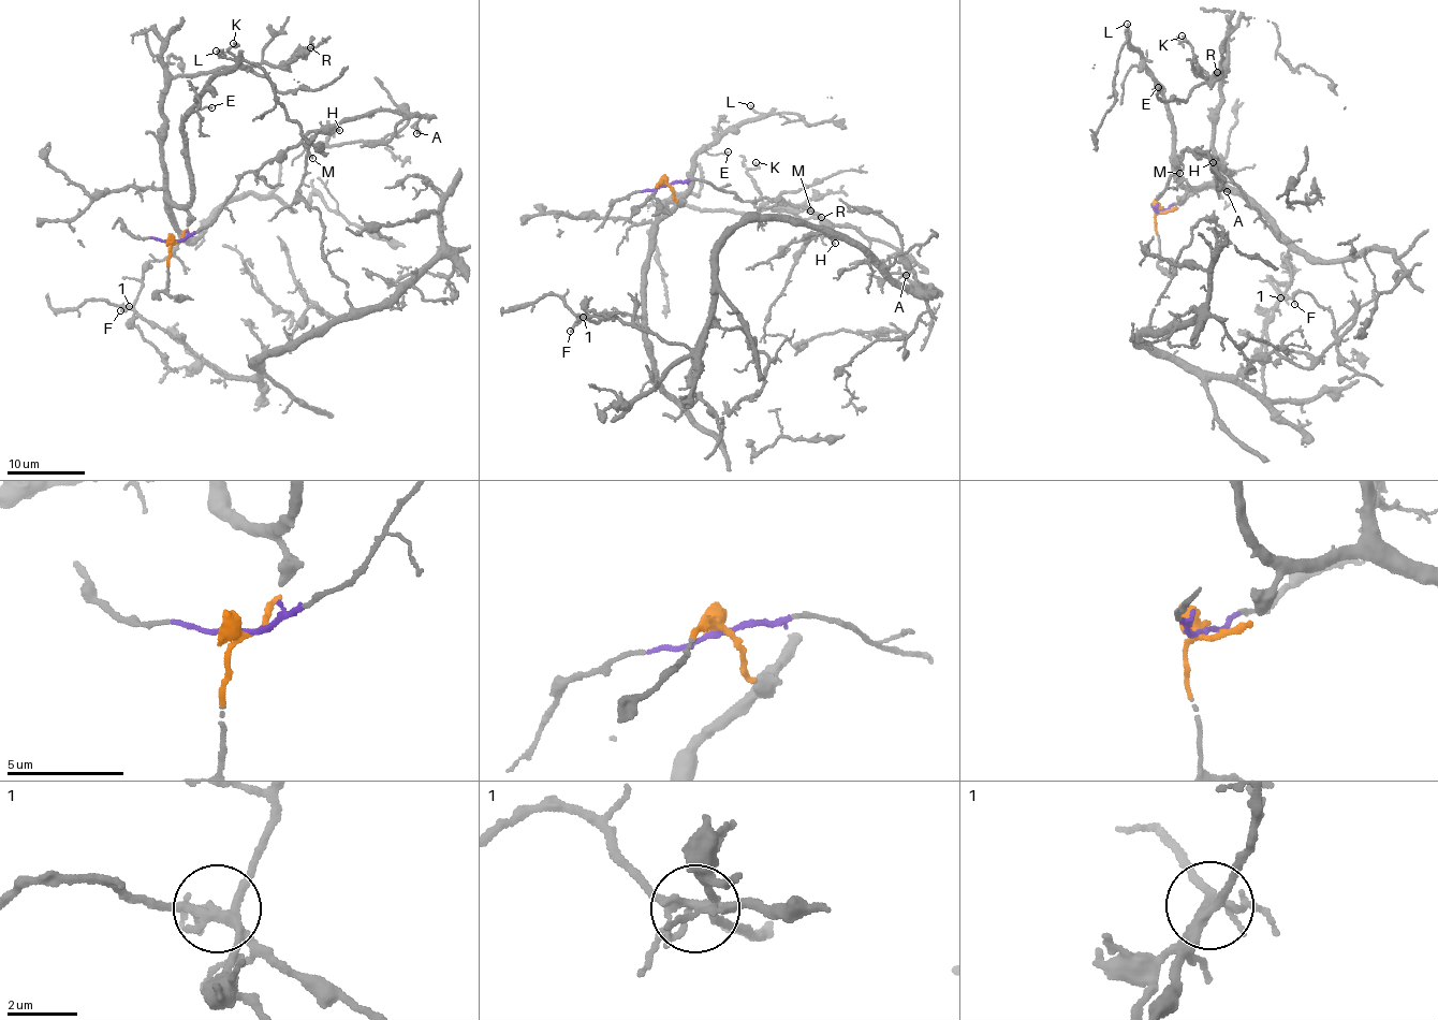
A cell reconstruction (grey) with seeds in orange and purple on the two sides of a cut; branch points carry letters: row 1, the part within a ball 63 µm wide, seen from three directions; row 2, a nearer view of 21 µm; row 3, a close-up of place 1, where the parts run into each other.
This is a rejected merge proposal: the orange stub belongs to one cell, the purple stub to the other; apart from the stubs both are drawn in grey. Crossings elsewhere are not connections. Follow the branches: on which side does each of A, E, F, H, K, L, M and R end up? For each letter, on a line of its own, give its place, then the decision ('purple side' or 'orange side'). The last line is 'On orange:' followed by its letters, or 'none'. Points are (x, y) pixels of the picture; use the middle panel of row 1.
A: at (906, 275); purple side
E: at (728, 151); orange side
F: at (570, 331); orange side
H: at (835, 243); purple side
K: at (756, 162); orange side
L: at (750, 105); orange side
M: at (810, 210); purple side
R: at (821, 217); orange side
On orange: E, F, K, L, R

